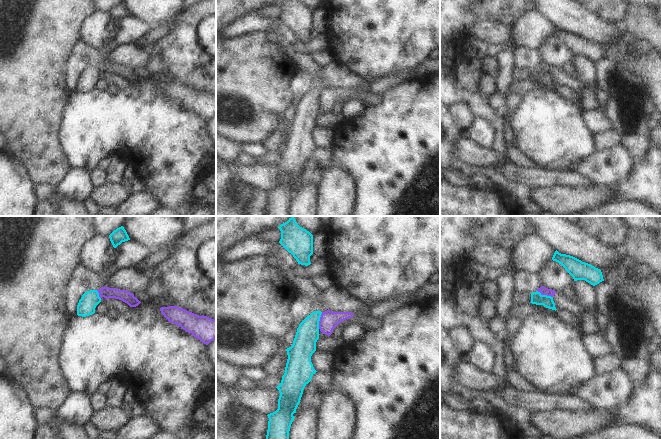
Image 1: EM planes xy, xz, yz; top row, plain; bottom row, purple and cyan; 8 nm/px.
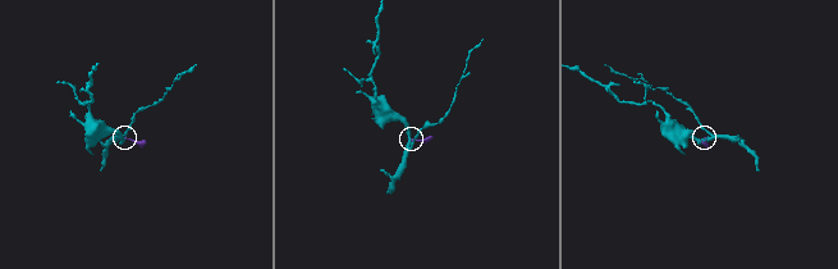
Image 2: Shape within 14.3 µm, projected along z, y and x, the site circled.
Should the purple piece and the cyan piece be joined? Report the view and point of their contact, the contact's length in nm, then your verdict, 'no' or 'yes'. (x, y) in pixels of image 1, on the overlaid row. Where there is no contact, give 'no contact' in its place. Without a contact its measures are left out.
contact xz (320, 320); length 140 nm; no

